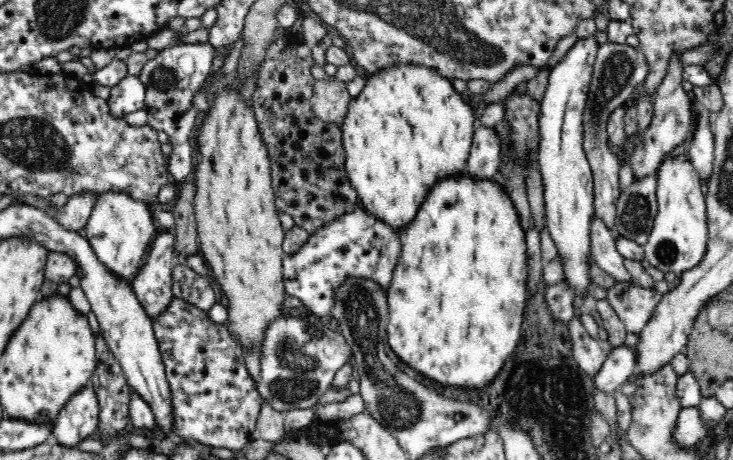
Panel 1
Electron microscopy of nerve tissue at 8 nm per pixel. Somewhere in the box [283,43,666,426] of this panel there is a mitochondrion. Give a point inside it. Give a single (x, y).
(617, 71)

